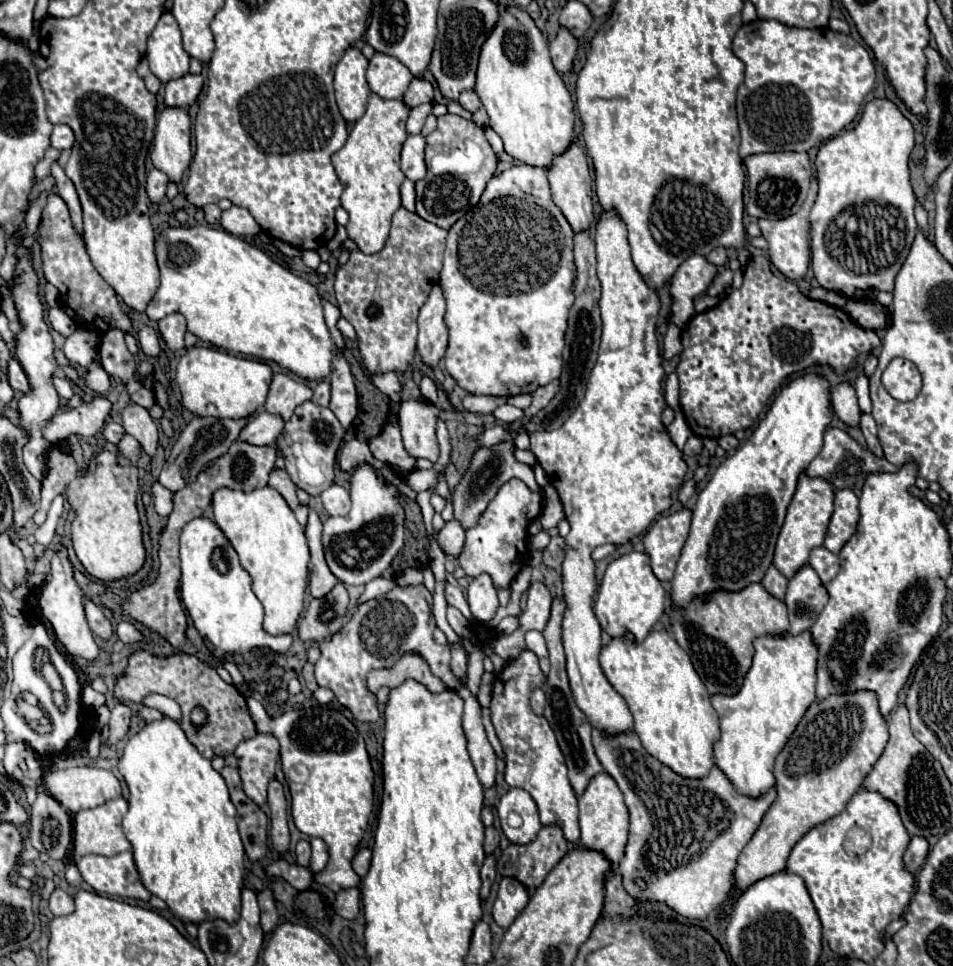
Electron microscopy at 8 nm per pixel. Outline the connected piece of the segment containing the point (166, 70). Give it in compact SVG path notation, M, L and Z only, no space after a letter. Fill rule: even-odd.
M171 13L161 15L147 43L147 61L161 83L187 75L189 55L181 47L181 31Z

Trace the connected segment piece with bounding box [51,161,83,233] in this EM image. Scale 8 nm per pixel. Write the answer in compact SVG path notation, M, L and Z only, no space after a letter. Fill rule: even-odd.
M57 161L51 165L51 175L53 175L55 181L57 181L57 193L63 197L63 201L67 203L67 207L69 207L69 211L71 211L71 219L73 219L73 223L75 223L75 229L81 233L81 231L83 231L81 205L79 205L79 197L77 197L77 191L75 191L73 181L65 175L65 171L59 167Z

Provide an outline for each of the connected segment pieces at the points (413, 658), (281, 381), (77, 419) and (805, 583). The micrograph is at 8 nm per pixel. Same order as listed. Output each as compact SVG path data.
M403 655L403 659L399 659L389 671L385 671L385 669L371 671L367 683L369 683L369 689L373 693L377 693L383 685L393 689L393 687L399 687L401 683L405 683L407 679L415 679L417 683L425 685L431 693L445 691L445 685L441 683L441 679L433 677L427 663L417 655Z
M283 373L273 375L265 411L279 415L283 421L289 421L295 407L309 401L311 395L313 395L313 391L307 387L305 381L295 381Z
M95 395L93 399L81 403L75 409L57 411L53 419L41 429L43 439L55 445L73 433L83 437L93 437L103 429L109 411L111 411L111 401L103 395Z
M811 565L801 567L795 577L789 579L787 585L787 595L785 595L785 605L787 605L787 615L791 621L791 635L799 635L817 621L819 613L827 605L827 589L823 587L819 575L813 571Z

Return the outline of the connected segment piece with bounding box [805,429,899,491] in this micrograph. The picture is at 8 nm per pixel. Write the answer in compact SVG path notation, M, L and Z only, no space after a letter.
M827 429L827 431L825 431L825 437L823 437L823 449L821 449L821 453L809 463L805 475L807 475L807 477L821 477L821 479L825 479L827 483L831 483L835 491L839 491L839 489L847 489L847 487L857 485L857 483L863 481L867 475L877 473L877 471L897 473L899 469L897 469L895 465L891 465L889 461L885 461L885 459L877 459L871 451L863 449L863 447L861 447L851 435L847 435L845 431L841 431L841 429Z

